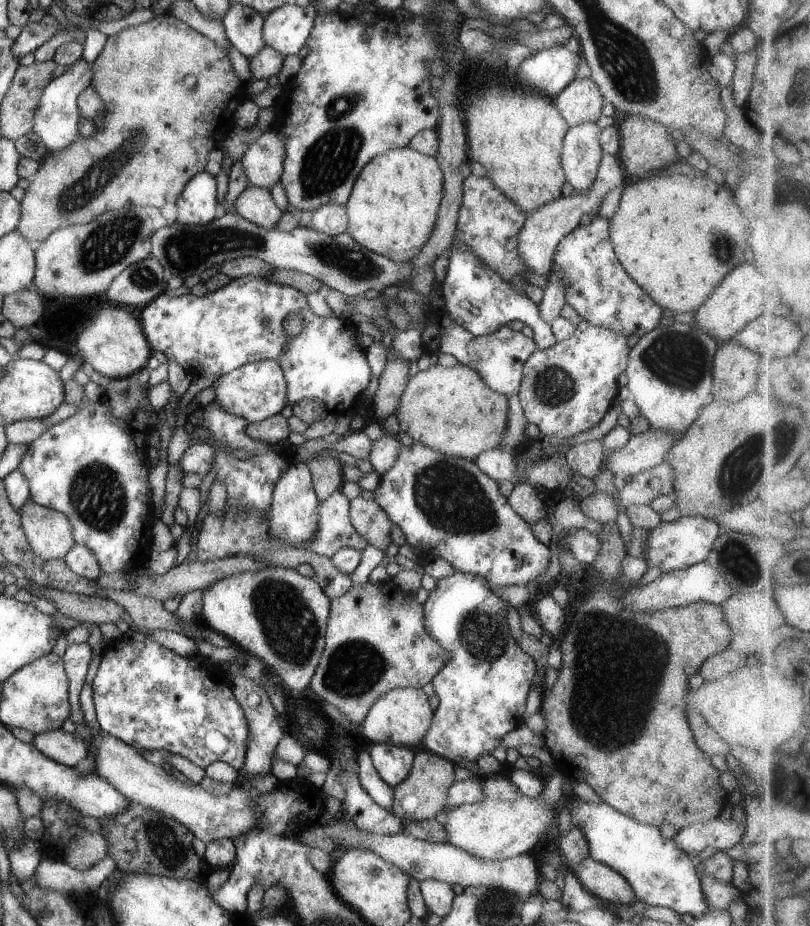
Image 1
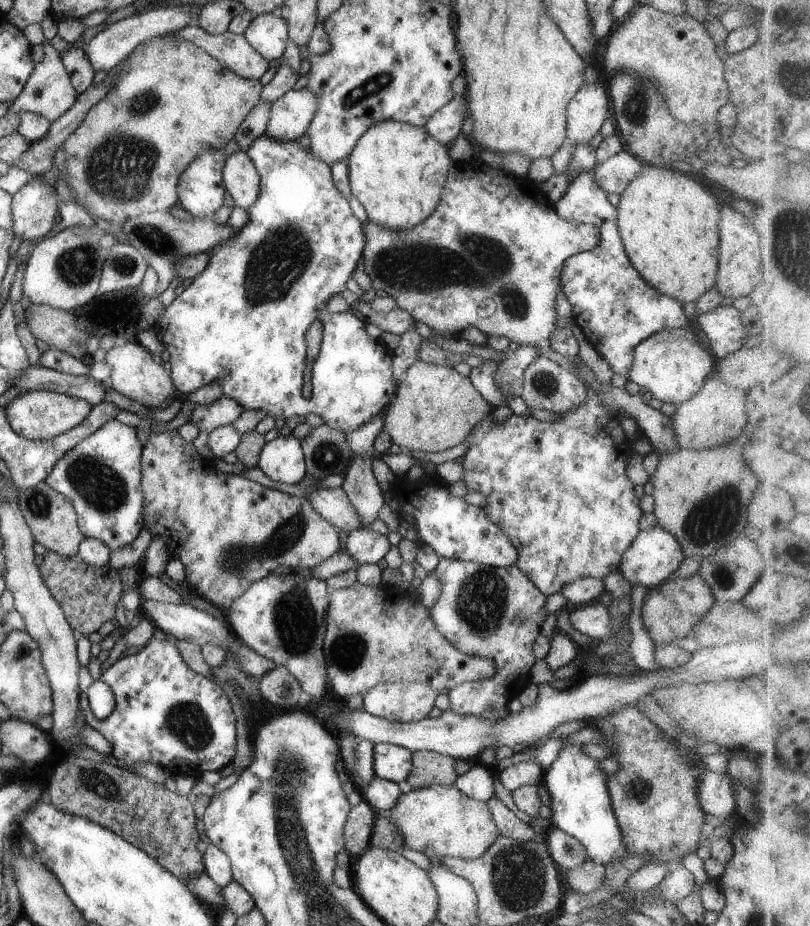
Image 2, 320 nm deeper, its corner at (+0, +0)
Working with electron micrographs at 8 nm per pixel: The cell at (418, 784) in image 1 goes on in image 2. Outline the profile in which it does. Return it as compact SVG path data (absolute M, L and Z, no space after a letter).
M414 751L412 770L406 782L412 789L427 786L454 787L457 759L434 751Z

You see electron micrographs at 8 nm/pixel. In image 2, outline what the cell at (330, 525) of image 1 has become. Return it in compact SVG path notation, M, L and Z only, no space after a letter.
M176 429L166 430L165 432L150 433L148 439L143 444L143 451L141 454L141 491L144 497L143 506L143 524L142 526L151 532L152 538L161 537L165 540L165 546L168 549L168 554L172 559L178 559L185 568L186 585L190 587L195 594L205 599L213 606L226 612L232 602L239 596L242 596L251 584L263 579L271 572L289 571L292 568L316 568L322 564L327 558L330 558L340 548L340 530L333 527L327 520L324 520L320 514L313 510L310 503L304 497L292 496L288 493L283 493L278 490L265 487L246 479L243 475L228 475L214 470L214 468L207 468L204 465L202 456L195 456L195 446L182 439Z

